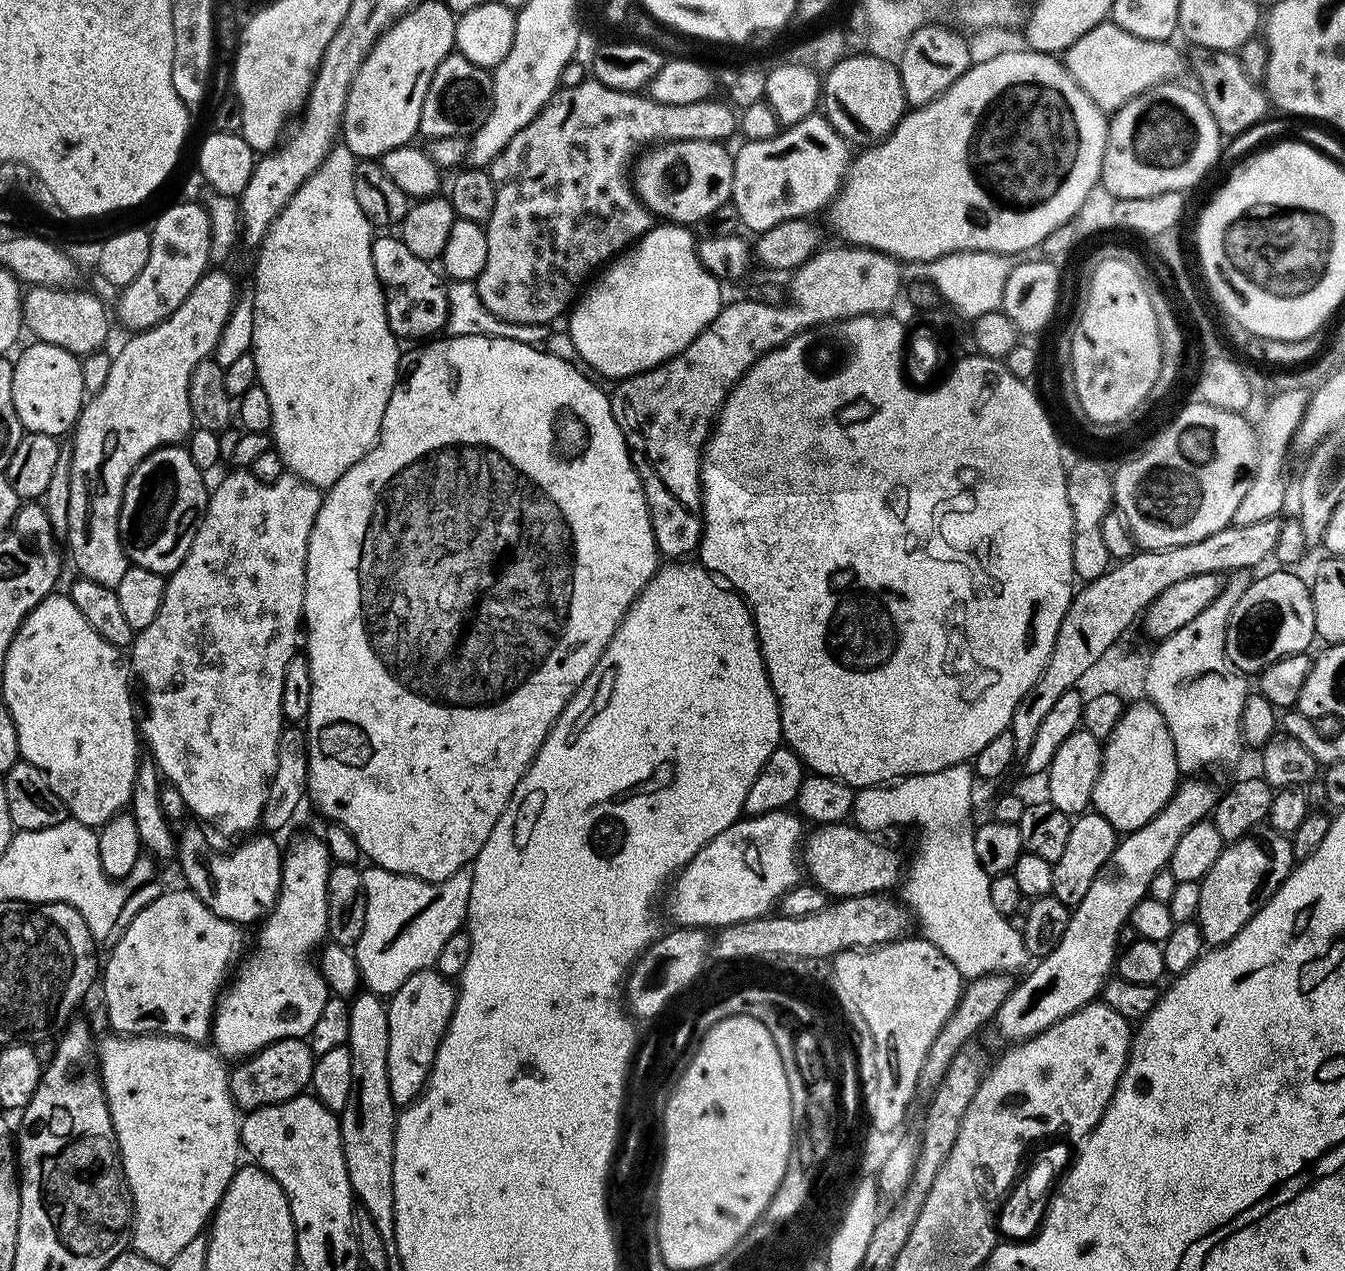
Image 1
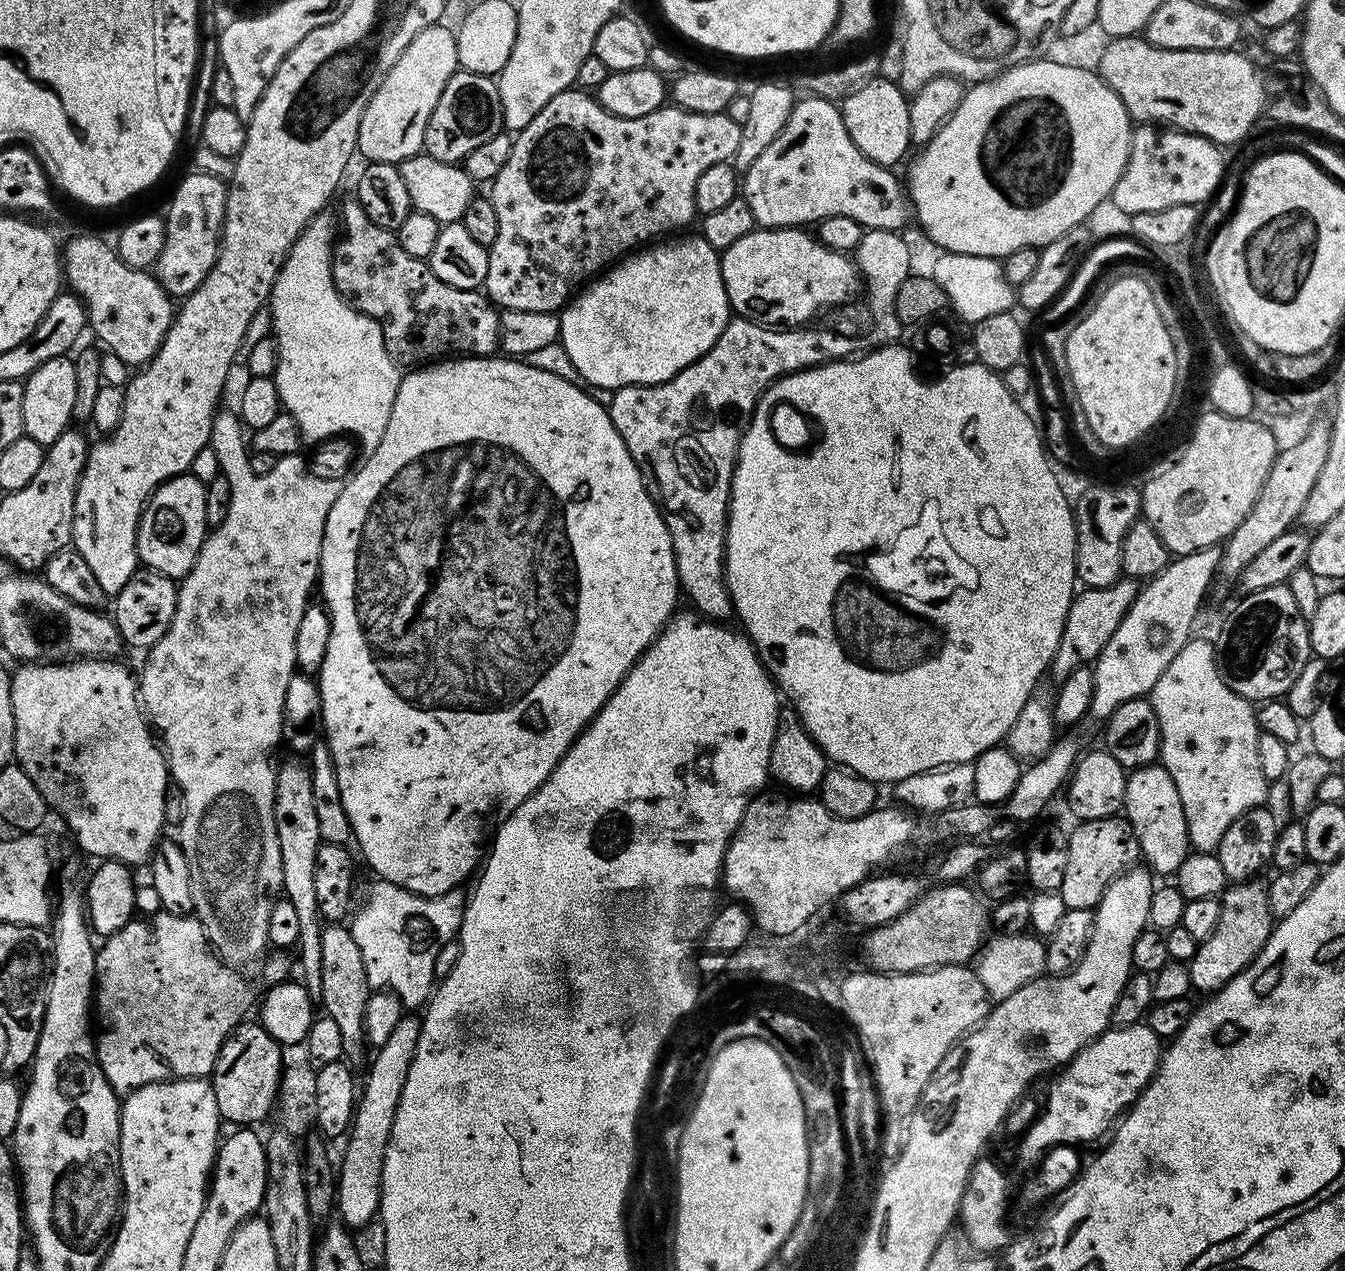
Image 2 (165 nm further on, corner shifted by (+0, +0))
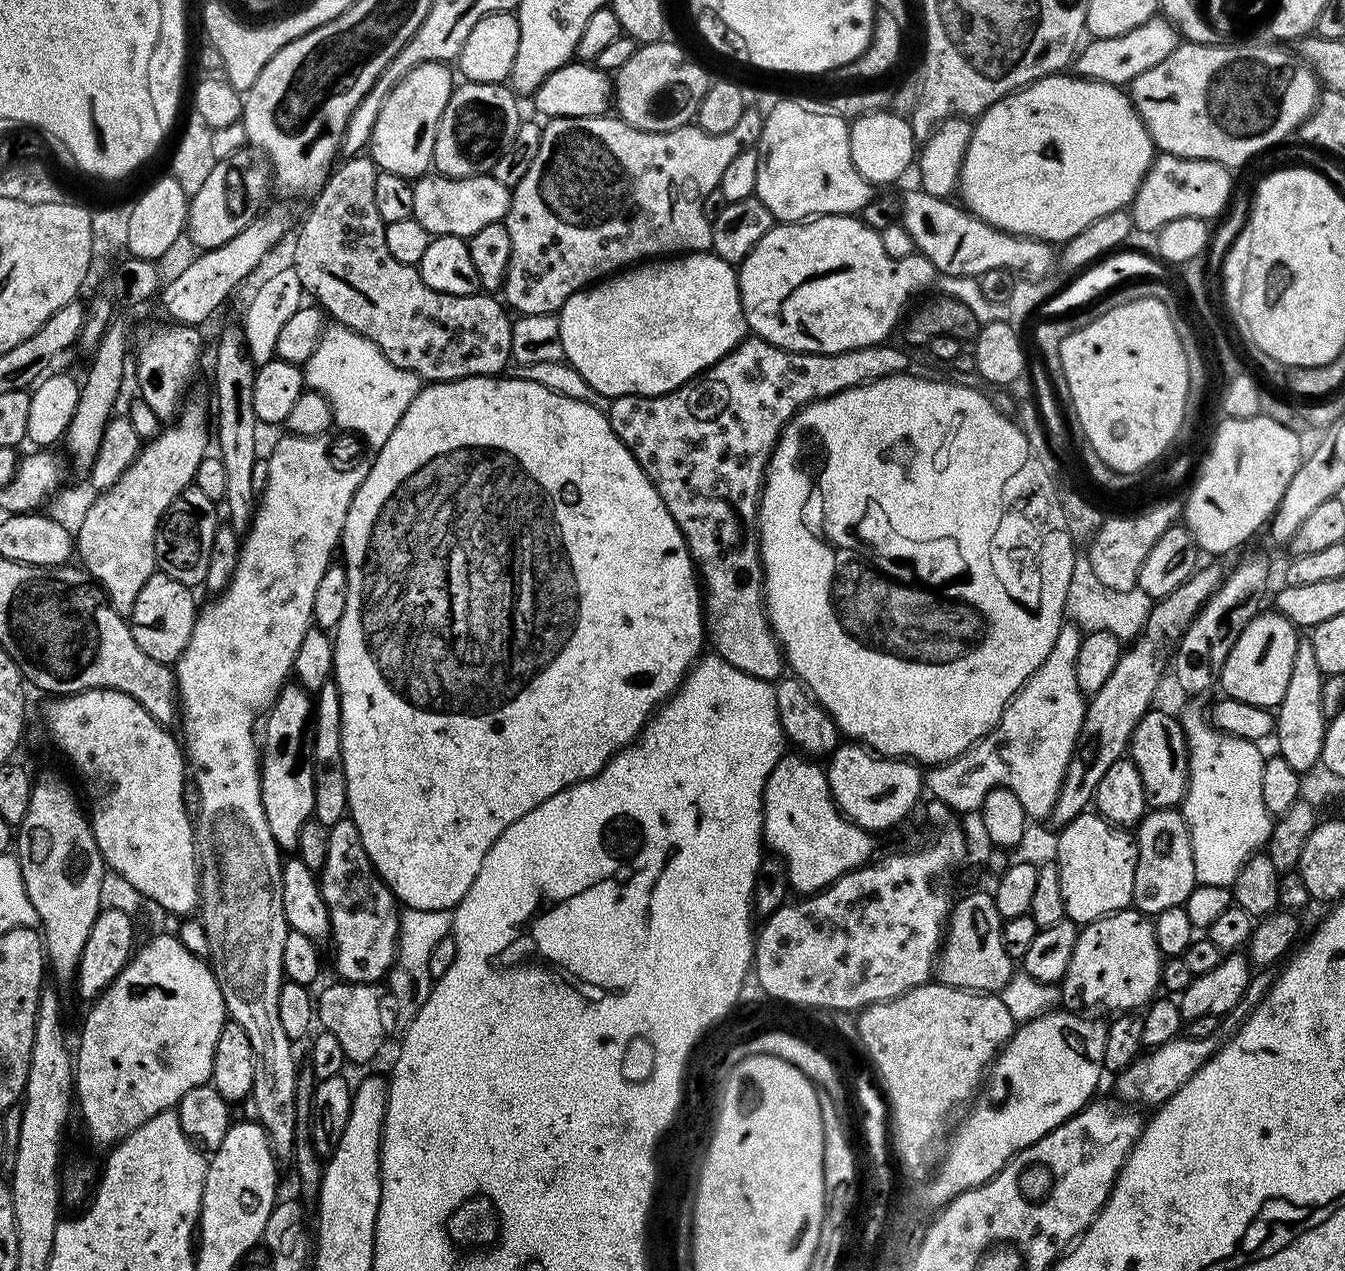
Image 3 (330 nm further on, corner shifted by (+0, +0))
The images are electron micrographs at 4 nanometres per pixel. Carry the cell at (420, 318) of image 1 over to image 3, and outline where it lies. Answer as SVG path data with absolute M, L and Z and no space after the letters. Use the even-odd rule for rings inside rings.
M368 154L353 156L345 159L343 163L344 165L341 168L333 167L331 169L328 180L311 201L311 204L313 203L312 209L309 210L308 217L305 218L304 225L301 226L300 233L296 236L296 245L292 248L290 264L291 267L295 268L298 274L298 282L302 282L305 293L311 299L313 296L317 300L313 301L335 323L341 324L343 328L354 330L358 334L362 334L370 342L374 342L374 346L378 346L378 350L382 350L382 354L386 354L386 358L390 358L390 362L394 362L394 366L398 366L402 370L410 370L415 376L419 376L421 381L439 382L442 380L461 380L471 376L500 376L508 368L512 360L513 317L510 315L509 309L492 294L455 296L454 294L446 294L445 292L434 290L430 286L426 286L426 282L422 282L422 274L417 265L398 262L398 258L394 258L394 254L390 254L390 250L386 247L385 222L378 214L378 206L374 206L374 182L378 171L376 163L372 161L371 155Z

